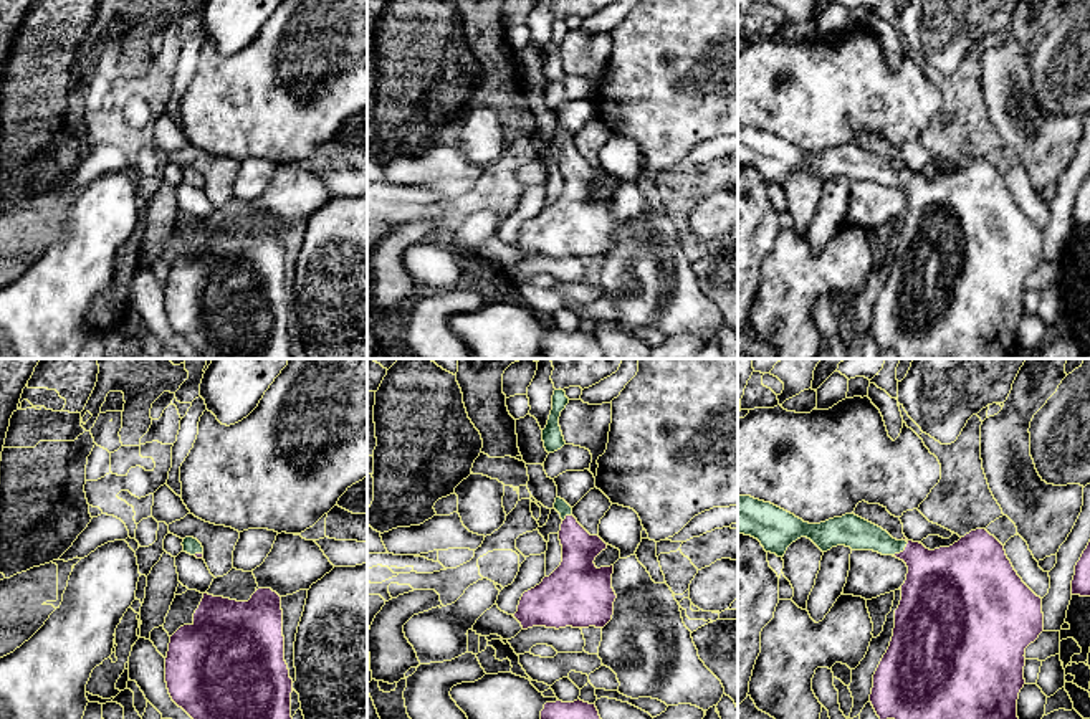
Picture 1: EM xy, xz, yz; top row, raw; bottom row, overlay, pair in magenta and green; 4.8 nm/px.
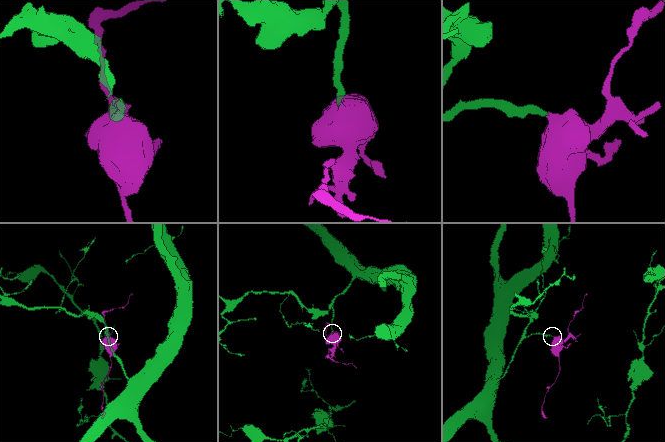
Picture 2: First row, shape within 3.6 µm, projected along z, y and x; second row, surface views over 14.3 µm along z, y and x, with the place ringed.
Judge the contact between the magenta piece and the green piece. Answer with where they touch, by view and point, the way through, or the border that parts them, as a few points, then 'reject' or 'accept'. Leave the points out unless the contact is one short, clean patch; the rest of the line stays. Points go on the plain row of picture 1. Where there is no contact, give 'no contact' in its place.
meets magenta in yz at (905, 179); runs through yz (941, 215), (905, 179), (897, 179), (859, 164); accept

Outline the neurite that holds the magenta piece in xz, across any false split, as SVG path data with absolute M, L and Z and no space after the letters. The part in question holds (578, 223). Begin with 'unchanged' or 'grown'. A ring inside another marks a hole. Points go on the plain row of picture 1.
grown; M556 127L554 139L562 149L562 192L539 215L523 223L513 246L523 260L604 258L612 250L617 228L612 218L614 195L597 198L594 190L607 174L577 152L564 129Z

